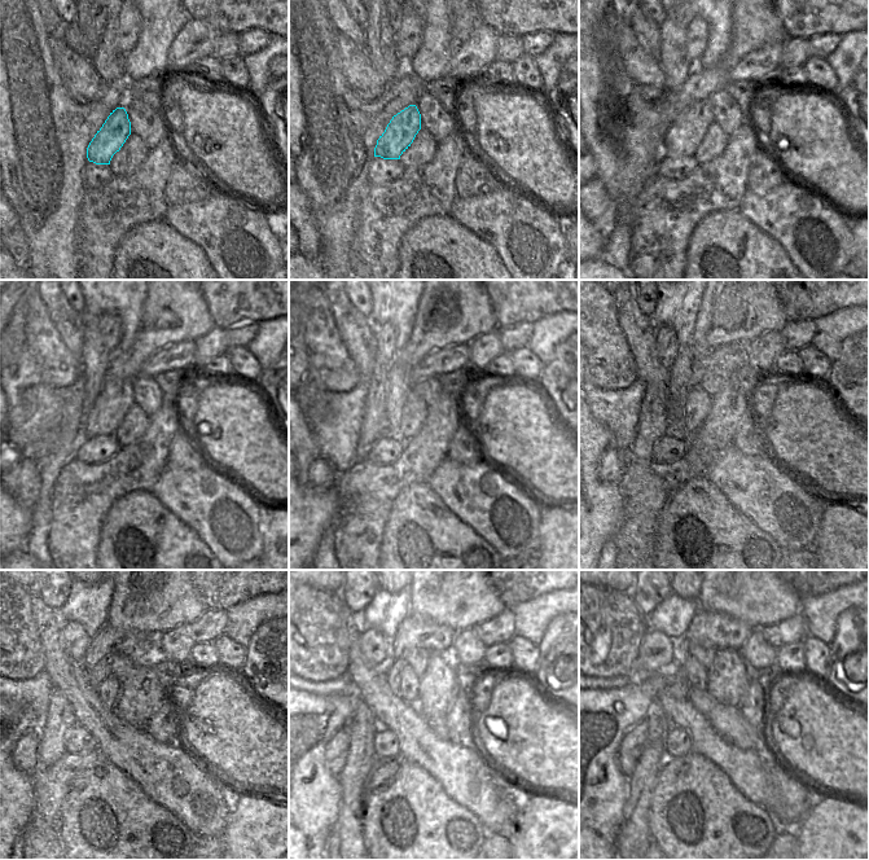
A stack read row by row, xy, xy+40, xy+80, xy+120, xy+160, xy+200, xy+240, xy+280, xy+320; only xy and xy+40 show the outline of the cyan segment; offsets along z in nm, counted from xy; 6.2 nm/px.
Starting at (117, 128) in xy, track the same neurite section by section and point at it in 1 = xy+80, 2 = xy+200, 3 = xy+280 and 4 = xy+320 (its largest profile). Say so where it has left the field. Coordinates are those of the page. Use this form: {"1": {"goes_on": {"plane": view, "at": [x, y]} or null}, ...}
{"1": {"goes_on": {"plane": "xy+80", "at": [683, 137]}}, "2": {"goes_on": {"plane": "xy+200", "at": [690, 365]}}, "3": {"goes_on": {"plane": "xy+280", "at": [415, 632]}}, "4": {"goes_on": {"plane": "xy+320", "at": [722, 631]}}}

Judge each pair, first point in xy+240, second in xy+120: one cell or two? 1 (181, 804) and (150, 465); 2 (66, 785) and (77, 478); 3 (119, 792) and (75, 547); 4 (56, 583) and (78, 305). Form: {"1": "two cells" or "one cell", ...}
{"1": "two cells", "2": "one cell", "3": "two cells", "4": "one cell"}

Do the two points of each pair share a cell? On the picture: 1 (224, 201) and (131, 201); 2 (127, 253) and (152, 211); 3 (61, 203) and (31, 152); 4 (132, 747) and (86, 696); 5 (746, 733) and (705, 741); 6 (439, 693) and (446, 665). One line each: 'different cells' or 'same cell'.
1: different cells
2: different cells
3: same cell
4: same cell
5: different cells
6: same cell

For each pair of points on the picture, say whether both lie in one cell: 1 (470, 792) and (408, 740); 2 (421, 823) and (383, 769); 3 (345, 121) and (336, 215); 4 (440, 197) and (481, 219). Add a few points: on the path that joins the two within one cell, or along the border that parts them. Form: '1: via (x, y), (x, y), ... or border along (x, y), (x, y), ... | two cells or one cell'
1: via (455, 776), (424, 747) | one cell
2: via (411, 810), (393, 782) | one cell
3: via (341, 144), (341, 192) | one cell
4: border along (456, 197), (448, 215) | two cells

